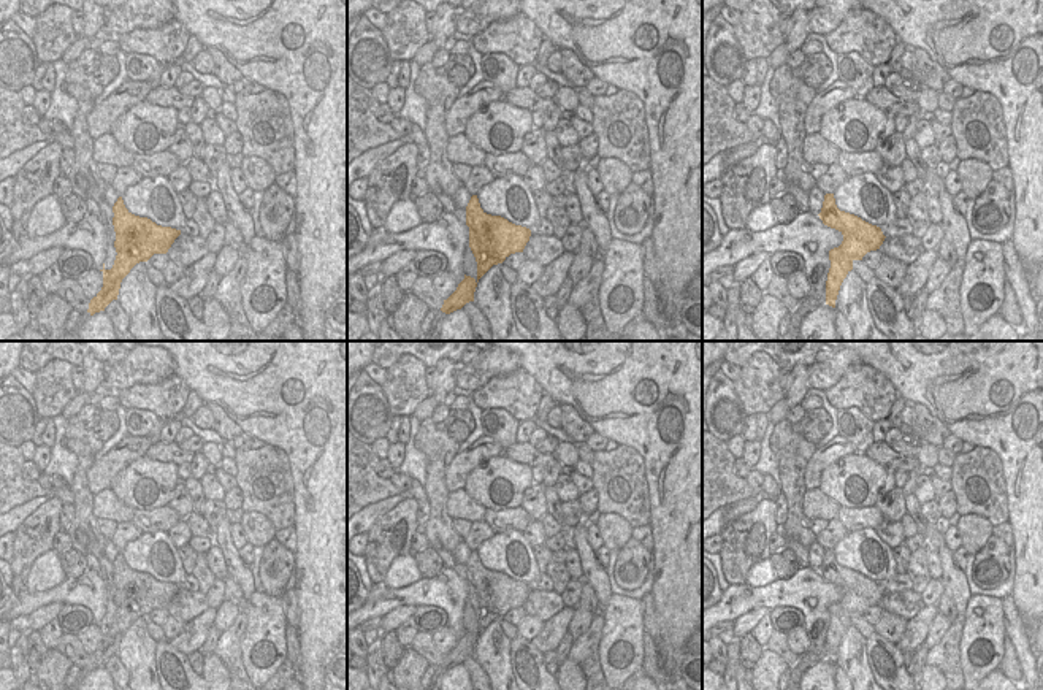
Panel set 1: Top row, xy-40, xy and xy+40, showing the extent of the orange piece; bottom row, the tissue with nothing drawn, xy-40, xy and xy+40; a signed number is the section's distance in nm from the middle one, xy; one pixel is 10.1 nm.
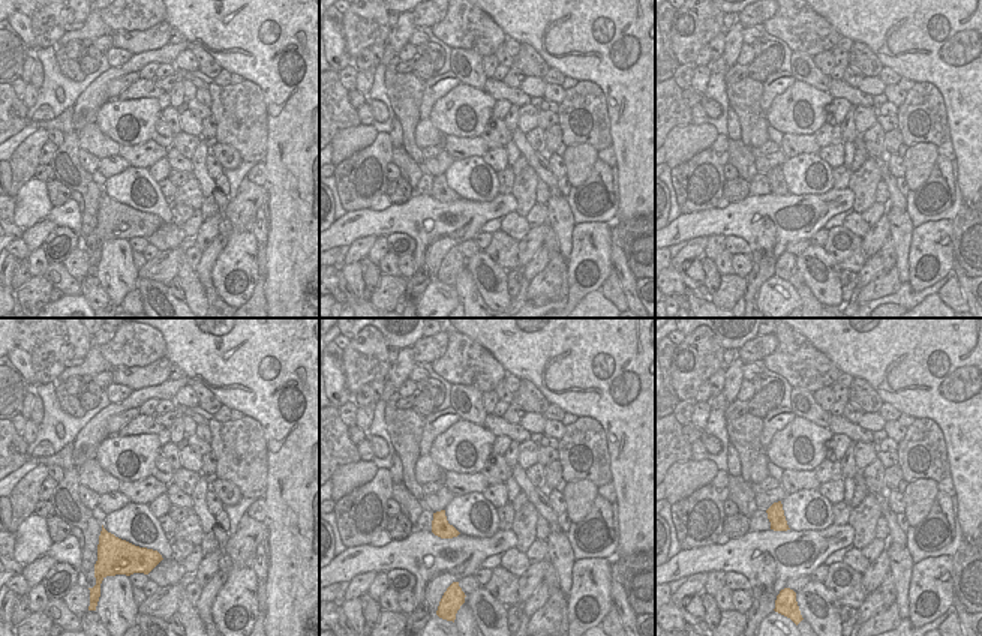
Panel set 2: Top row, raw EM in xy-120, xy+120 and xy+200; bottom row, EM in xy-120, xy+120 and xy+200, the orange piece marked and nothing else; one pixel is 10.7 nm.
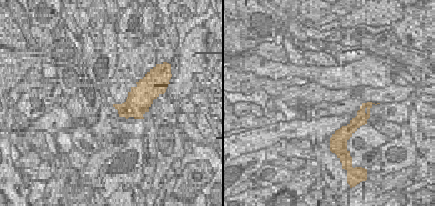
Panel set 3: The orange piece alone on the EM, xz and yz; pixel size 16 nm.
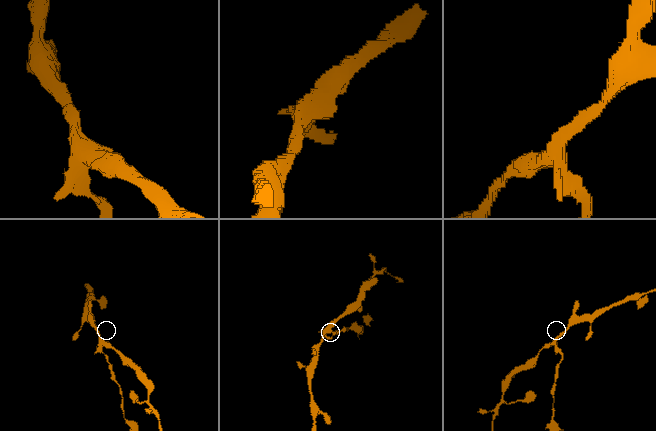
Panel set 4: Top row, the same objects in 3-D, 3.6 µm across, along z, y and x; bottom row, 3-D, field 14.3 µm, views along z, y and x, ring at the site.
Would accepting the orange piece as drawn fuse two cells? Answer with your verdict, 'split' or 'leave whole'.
split

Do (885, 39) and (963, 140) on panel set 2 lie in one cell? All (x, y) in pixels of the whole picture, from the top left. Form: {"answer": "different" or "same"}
{"answer": "same"}

